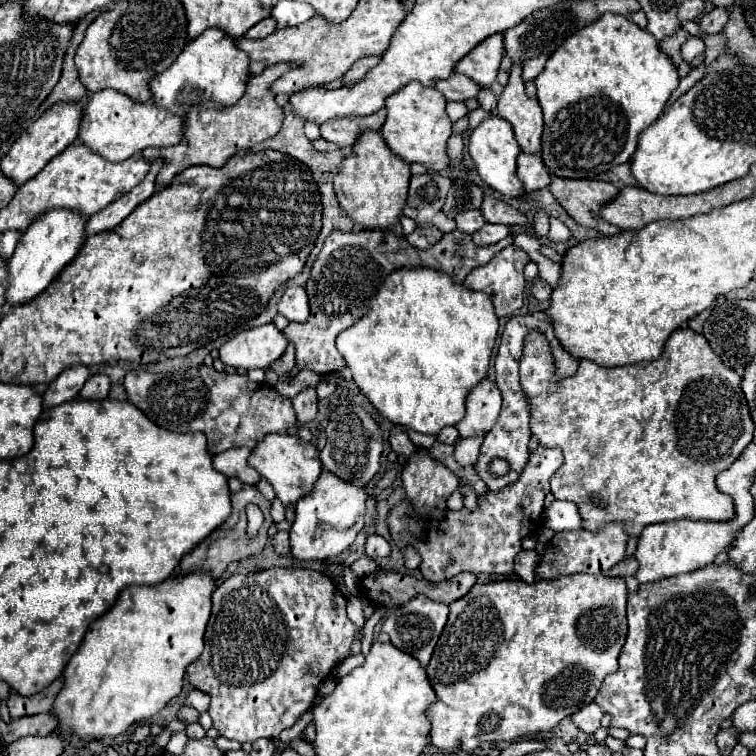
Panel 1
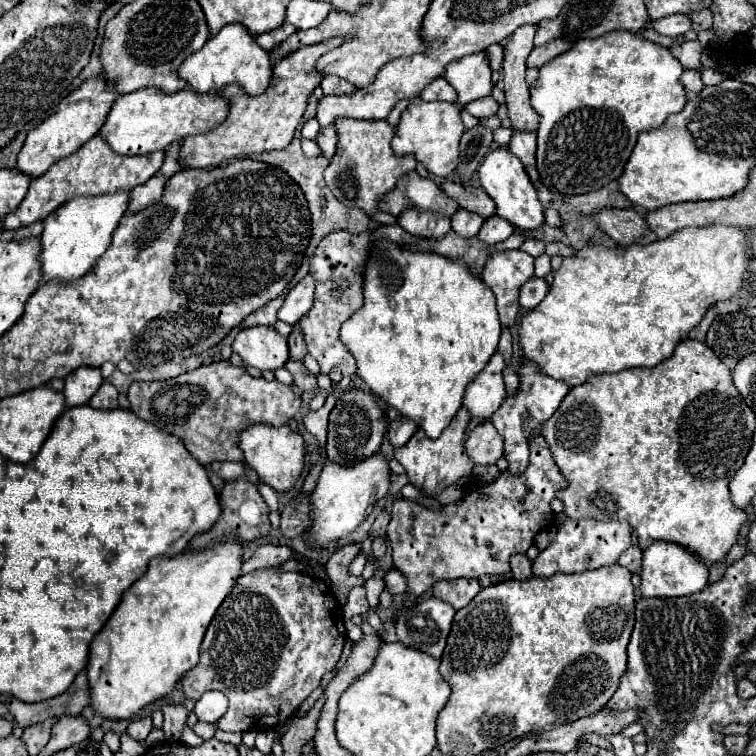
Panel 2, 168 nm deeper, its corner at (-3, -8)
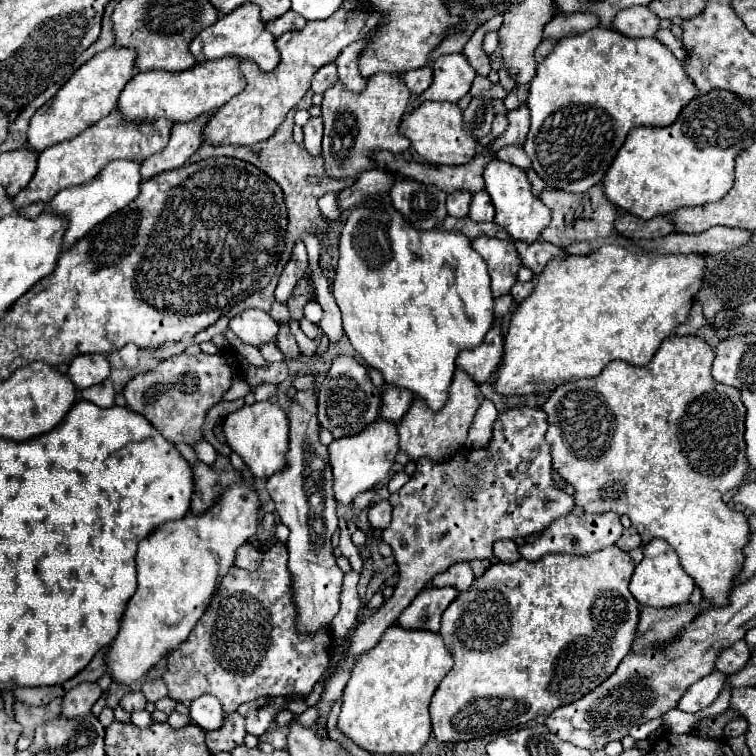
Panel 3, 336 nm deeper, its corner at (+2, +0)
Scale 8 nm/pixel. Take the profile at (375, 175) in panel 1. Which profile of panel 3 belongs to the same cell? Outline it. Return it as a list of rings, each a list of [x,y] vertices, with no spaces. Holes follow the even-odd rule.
[[[375,74],[367,80],[365,90],[359,94],[343,88],[341,80],[327,88],[321,104],[321,118],[325,122],[323,160],[327,172],[335,178],[357,176],[359,172],[375,168],[375,162],[371,160],[375,150],[389,150],[393,154],[407,150],[411,142],[399,134],[399,124],[407,112],[409,98],[411,92],[399,74]]]

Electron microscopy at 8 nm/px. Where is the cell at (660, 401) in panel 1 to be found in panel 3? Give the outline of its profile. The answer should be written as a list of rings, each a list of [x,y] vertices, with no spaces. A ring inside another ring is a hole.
[[[669,336],[667,340],[663,340],[661,348],[655,352],[653,360],[647,366],[637,368],[627,362],[615,360],[597,378],[583,378],[583,380],[575,380],[575,382],[567,382],[567,384],[559,386],[551,394],[551,398],[543,404],[543,410],[547,412],[547,420],[549,420],[547,442],[551,444],[553,468],[555,468],[555,472],[559,472],[561,478],[565,478],[575,488],[575,504],[581,506],[585,512],[595,512],[595,514],[609,512],[609,510],[617,512],[617,514],[627,514],[631,518],[633,526],[643,536],[645,544],[655,538],[663,538],[665,542],[669,542],[673,546],[673,550],[679,554],[683,570],[695,580],[695,586],[701,590],[703,598],[711,600],[711,606],[721,608],[721,606],[727,606],[731,588],[735,586],[735,580],[743,568],[743,548],[749,544],[749,524],[747,524],[745,514],[733,510],[723,500],[723,496],[741,484],[741,480],[749,472],[749,464],[747,464],[747,456],[745,456],[745,438],[743,438],[745,406],[741,402],[739,390],[713,380],[711,362],[713,362],[713,350],[705,340],[701,340],[697,336]],[[593,390],[601,398],[593,398]]]

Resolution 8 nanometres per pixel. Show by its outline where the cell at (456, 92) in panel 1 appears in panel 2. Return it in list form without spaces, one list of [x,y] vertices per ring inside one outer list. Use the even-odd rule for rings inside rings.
[[[436,78],[432,84],[428,84],[428,88],[424,88],[424,92],[420,94],[422,100],[444,100],[444,102],[456,102],[456,90],[444,80],[444,78]]]

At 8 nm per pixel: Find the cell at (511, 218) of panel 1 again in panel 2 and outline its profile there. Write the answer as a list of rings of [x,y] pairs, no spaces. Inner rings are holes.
[[[442,182],[440,188],[450,198],[454,198],[462,208],[466,208],[470,212],[476,212],[482,218],[496,216],[496,204],[492,204],[492,198],[484,190],[478,190],[474,186],[468,186],[466,188],[466,186],[456,184],[456,182]]]

